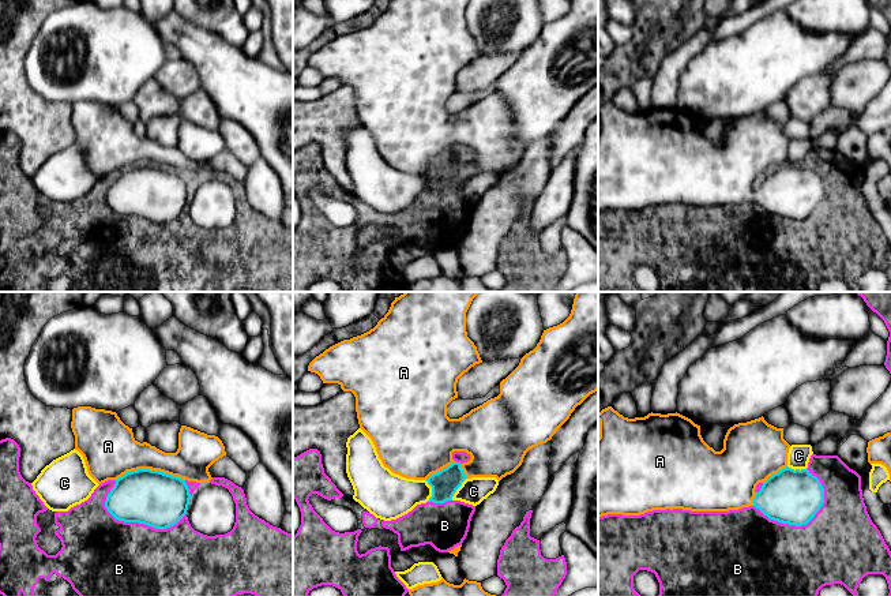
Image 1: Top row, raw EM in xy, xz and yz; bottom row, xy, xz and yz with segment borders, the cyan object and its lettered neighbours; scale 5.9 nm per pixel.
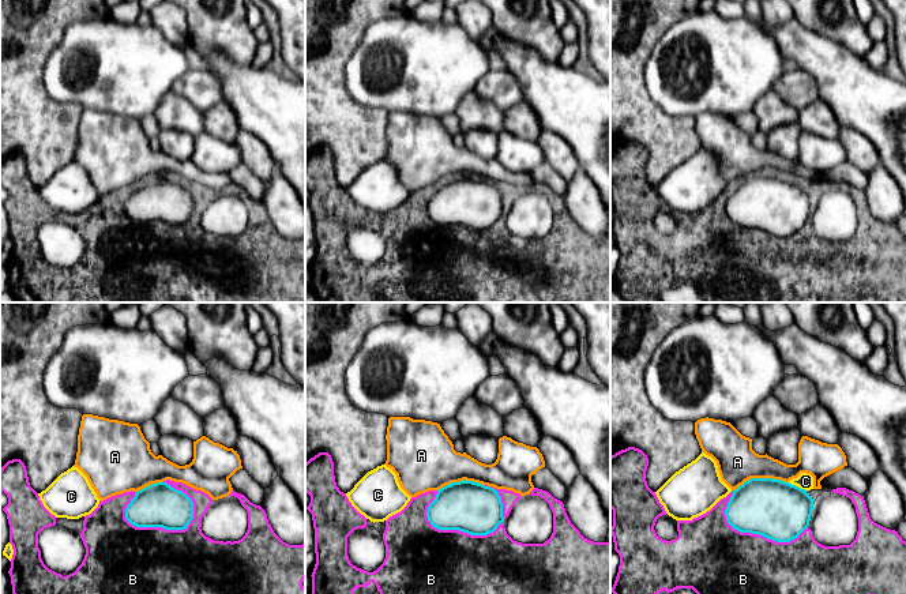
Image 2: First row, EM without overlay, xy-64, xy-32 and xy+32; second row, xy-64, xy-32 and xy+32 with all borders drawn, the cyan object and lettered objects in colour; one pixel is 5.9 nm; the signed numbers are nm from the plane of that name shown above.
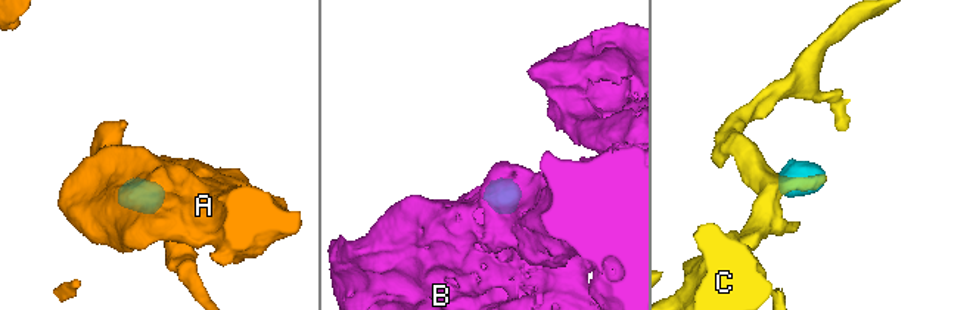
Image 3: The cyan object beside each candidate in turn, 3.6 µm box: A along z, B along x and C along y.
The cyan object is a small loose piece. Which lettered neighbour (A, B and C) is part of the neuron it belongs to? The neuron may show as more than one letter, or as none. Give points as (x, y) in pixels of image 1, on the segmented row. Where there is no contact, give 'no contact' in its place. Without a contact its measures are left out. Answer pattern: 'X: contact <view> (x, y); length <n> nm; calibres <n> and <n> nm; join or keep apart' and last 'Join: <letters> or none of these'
A: contact xy (150, 469); length 400 nm; calibres 320 and 300 nm; join
B: contact yz (797, 525); length 440 nm; calibres 320 and 440 nm; keep apart
C: contact xz (458, 487); length 160 nm; calibres 160 and 160 nm; keep apart
Join: A

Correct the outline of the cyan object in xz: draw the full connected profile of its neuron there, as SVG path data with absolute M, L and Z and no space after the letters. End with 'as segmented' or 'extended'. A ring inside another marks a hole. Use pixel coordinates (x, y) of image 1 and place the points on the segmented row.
M405 292L395 297L373 329L330 346L308 366L323 383L338 383L343 391L354 394L360 428L372 439L383 465L402 477L426 480L432 487L428 502L433 503L452 501L466 479L496 477L500 481L514 473L530 449L550 441L575 408L598 390L598 292L575 292L569 316L544 330L537 346L500 382L500 394L459 419L450 419L447 405L458 398L458 379L482 363L466 331L466 312L478 293ZM454 451L466 451L471 458L456 462Z; extended

